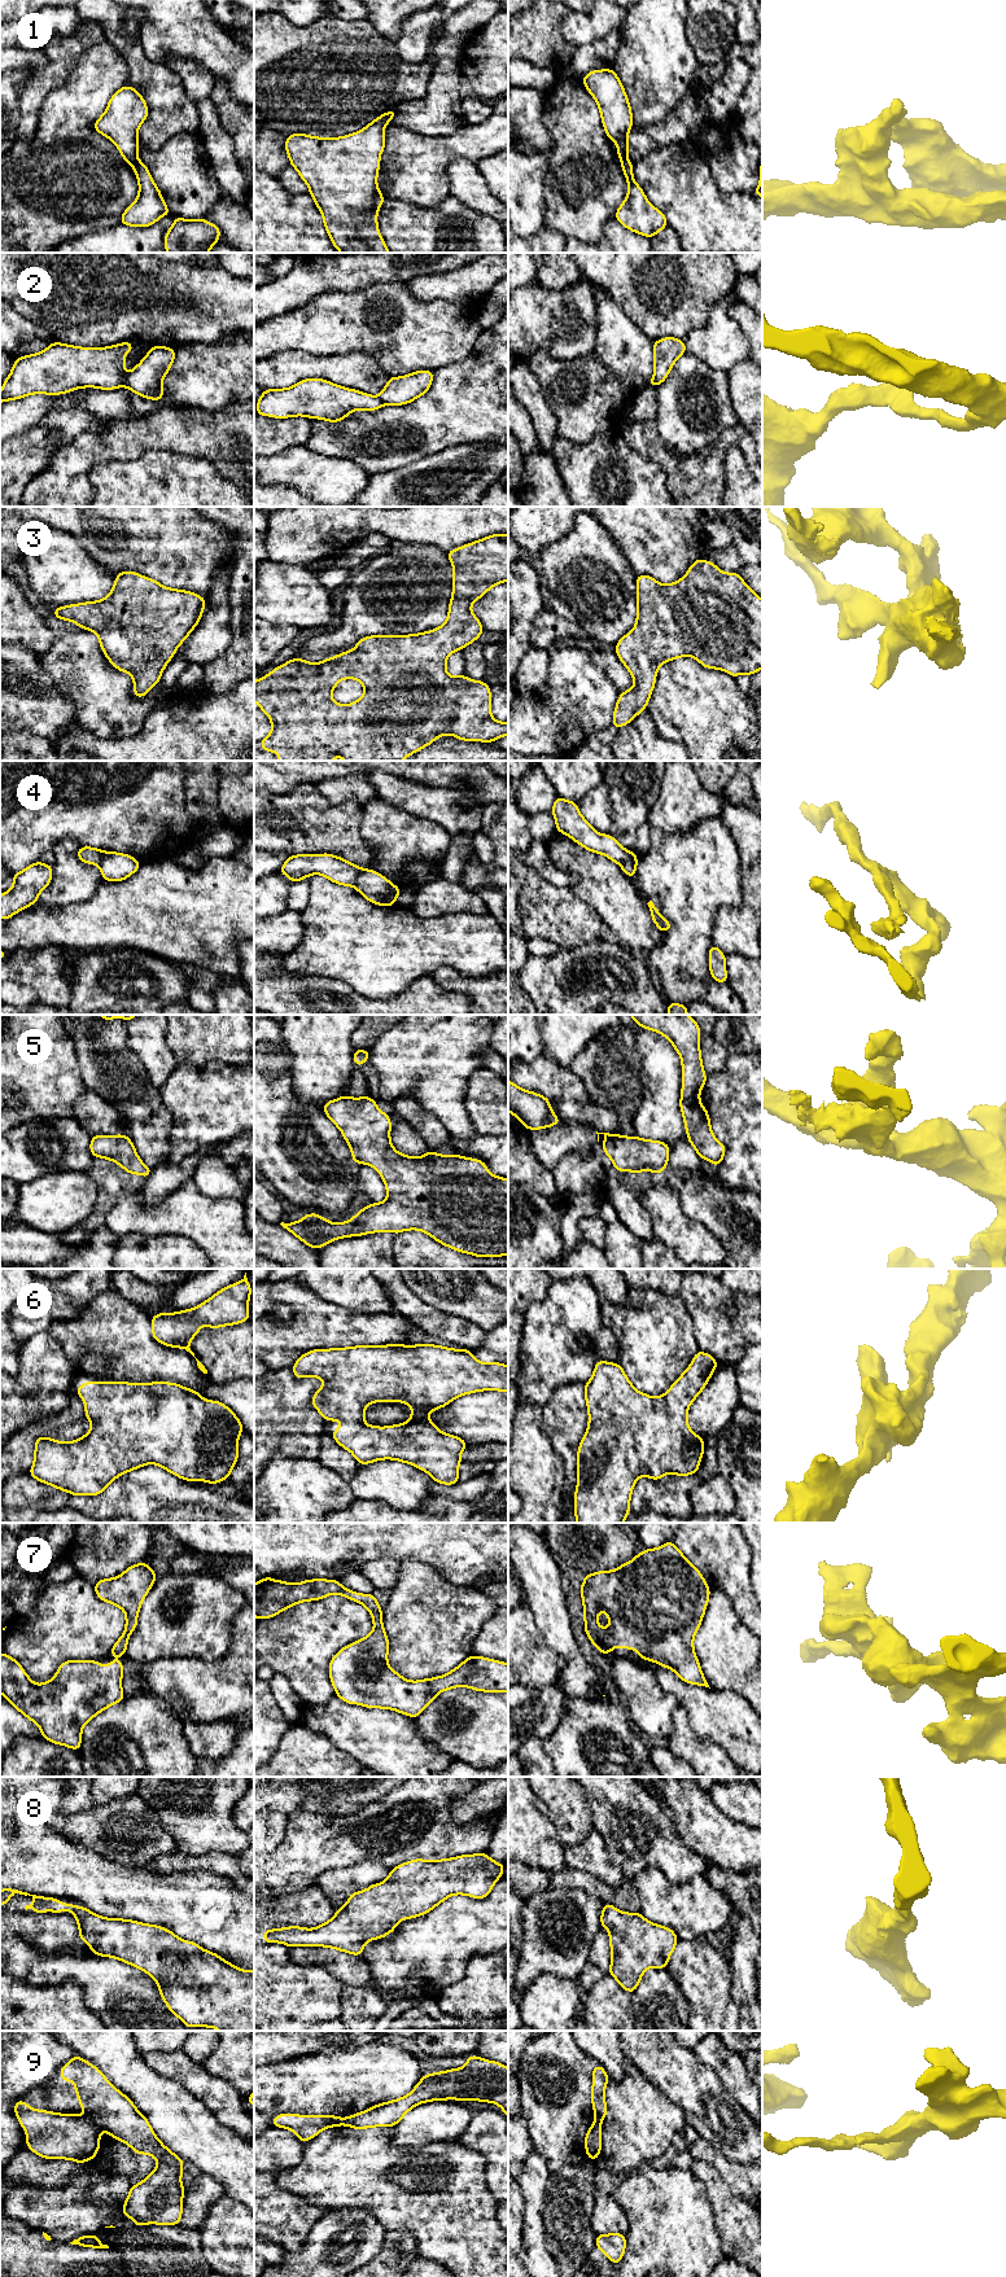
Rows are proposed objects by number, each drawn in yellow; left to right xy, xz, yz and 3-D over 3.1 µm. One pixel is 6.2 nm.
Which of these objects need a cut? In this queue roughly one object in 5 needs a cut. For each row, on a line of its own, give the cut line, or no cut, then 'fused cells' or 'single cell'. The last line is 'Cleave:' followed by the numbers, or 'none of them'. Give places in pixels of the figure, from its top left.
1: cut in yz along (621, 160), (628, 161); fused cells
2: cut in xy along (130, 372), (123, 385); fused cells
3: no cut; single cell
4: cut in xz along (363, 870), (353, 885); fused cells
5: no cut; single cell
6: no cut; single cell
7: no cut; single cell
8: no cut; single cell
9: cut in xy along (86, 2115), (100, 2129); fused cells
Cleave: 1, 2, 4, 9

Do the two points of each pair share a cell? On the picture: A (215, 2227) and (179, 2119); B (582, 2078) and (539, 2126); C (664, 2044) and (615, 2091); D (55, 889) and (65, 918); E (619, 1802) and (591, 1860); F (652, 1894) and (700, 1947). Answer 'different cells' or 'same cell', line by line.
A: different cells
B: same cell
C: different cells
D: different cells
E: different cells
F: different cells

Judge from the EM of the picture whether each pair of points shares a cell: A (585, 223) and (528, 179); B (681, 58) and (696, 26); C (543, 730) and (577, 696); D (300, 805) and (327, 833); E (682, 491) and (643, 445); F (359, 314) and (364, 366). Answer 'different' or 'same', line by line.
A: different
B: different
C: same
D: same
E: same
F: different

